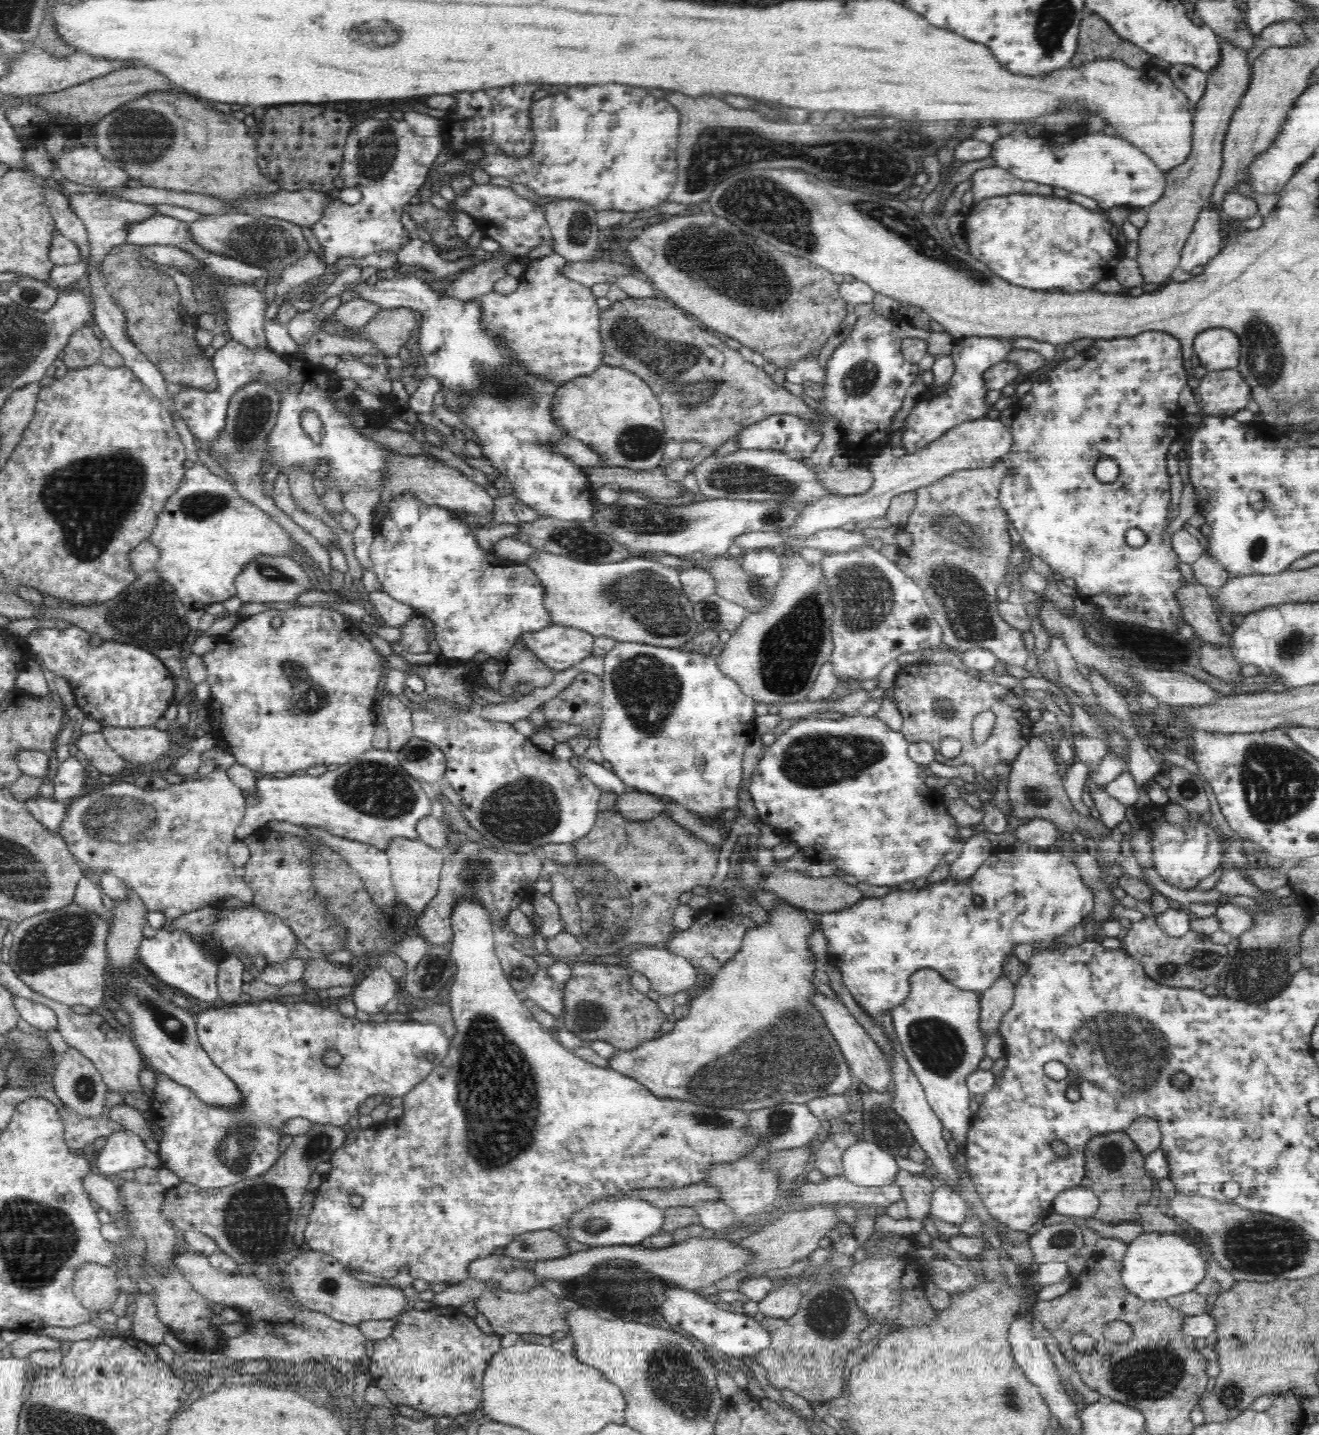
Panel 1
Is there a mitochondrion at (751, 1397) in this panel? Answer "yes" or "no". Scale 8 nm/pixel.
no

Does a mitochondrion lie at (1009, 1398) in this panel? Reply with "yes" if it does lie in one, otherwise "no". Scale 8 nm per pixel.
yes

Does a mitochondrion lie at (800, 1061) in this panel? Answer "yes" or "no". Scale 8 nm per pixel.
yes

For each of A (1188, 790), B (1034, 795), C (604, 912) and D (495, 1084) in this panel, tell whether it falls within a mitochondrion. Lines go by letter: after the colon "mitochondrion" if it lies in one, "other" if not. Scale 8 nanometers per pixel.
A: mitochondrion
B: mitochondrion
C: mitochondrion
D: mitochondrion

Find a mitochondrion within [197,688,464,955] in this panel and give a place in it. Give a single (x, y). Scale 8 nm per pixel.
(377, 789)

